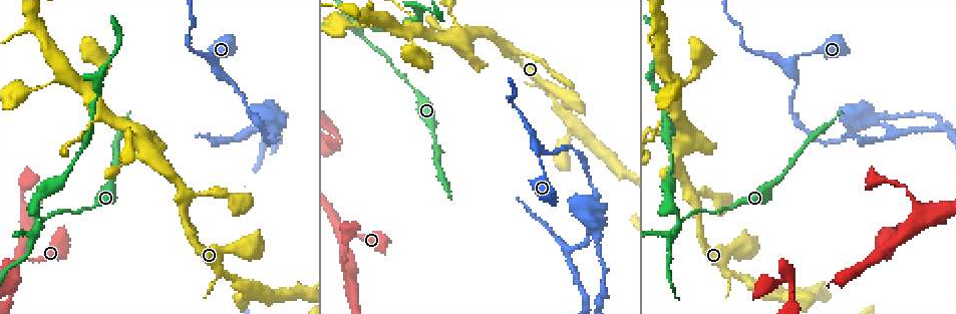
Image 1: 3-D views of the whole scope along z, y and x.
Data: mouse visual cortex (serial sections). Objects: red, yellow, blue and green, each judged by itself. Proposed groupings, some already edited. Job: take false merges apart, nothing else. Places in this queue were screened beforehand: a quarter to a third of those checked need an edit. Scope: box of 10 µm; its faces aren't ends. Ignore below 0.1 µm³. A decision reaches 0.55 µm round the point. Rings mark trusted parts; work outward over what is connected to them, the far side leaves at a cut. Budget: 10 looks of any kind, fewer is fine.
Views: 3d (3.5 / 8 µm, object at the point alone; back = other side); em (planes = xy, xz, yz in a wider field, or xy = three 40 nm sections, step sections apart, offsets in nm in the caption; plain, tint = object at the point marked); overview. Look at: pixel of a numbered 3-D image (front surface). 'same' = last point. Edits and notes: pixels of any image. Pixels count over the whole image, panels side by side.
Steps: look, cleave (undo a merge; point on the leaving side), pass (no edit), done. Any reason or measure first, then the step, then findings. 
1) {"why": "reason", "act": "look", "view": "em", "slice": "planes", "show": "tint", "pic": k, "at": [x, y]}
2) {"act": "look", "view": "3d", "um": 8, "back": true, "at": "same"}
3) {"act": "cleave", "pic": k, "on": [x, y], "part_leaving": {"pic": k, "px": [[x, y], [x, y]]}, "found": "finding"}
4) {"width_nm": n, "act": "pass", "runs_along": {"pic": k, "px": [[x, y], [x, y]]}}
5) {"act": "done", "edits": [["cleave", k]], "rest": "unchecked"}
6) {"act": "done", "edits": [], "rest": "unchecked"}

{"act": "look", "view": "3d", "um": 3.5, "pic": 1, "at": [213, 64]}

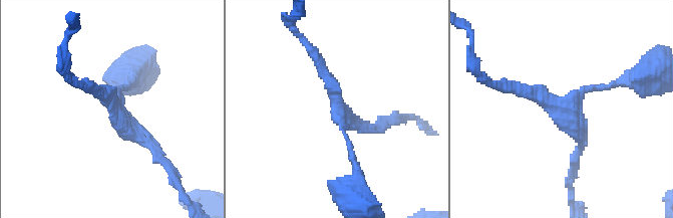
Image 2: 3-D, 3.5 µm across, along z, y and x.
{"arms": 3, "arm_widths_nm": [100, 150, 200], "act": "look", "view": "em", "slice": "planes", "show": "tint", "pic": 2, "at": [338, 118]}

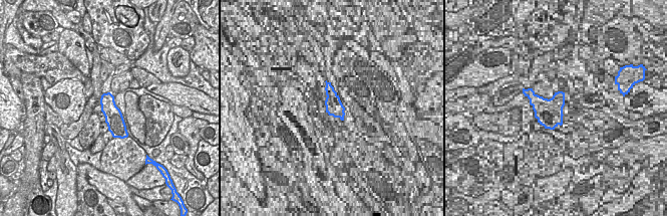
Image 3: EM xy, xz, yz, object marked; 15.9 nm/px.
{"width_nm": 280, "act": "pass", "runs_along": {"pic": 2, "px": [[625, 81], [586, 87], [571, 102], [579, 152]]}, "found": "all the same cell"}

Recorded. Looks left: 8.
{"why": "narrows sharply", "act": "look", "view": "3d", "um": 3.5, "pic": 1, "at": [190, 32]}

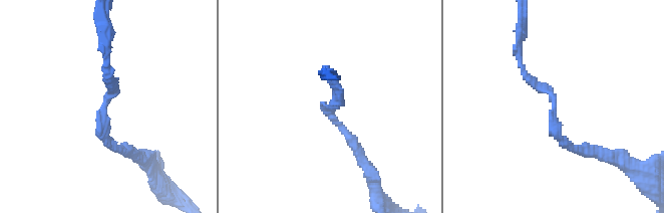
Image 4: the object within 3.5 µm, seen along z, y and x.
{"act": "look", "view": "em", "slice": "xy", "step": 3, "show": "tint", "pic": 4, "at": [105, 101]}

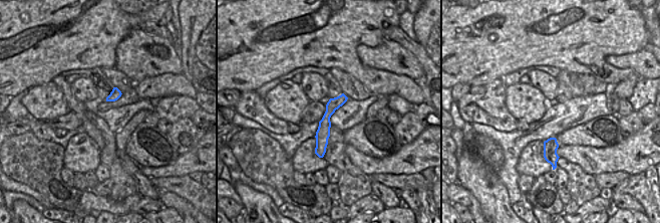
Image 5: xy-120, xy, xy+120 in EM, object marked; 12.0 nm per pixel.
{"arm_widths_nm": [100, 100], "act": "pass", "runs_along": {"pic": 5, "px": [[343, 97], [326, 117], [320, 154]]}, "found": "one cell here"}

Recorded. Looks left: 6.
{"act": "look", "view": "3d", "um": 3.5, "pic": 1, "at": [590, 180]}

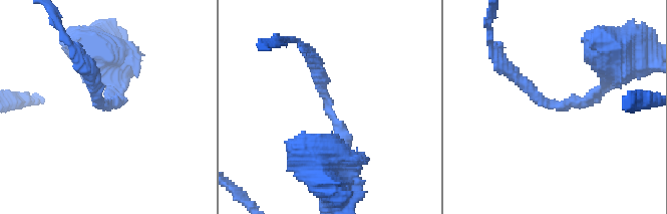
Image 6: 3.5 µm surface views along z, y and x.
{"arm_widths_nm": [150, 200], "act": "look", "view": "em", "slice": "xy", "step": 1, "show": "tint", "pic": 6, "at": [106, 104]}

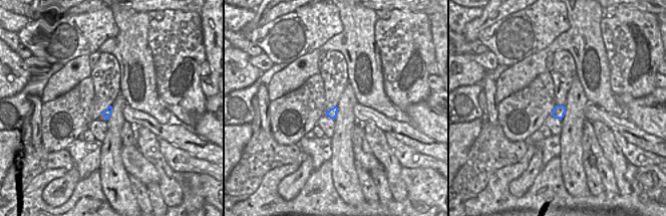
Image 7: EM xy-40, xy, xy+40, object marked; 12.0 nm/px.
{"act": "cleave", "pic": 6, "on": [320, 189], "part_leaving": {"pic": 6, "px": [[336, 122], [330, 202]]}, "found": "a second cell is stuck on"}

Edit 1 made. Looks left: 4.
{"act": "look", "view": "overview"}

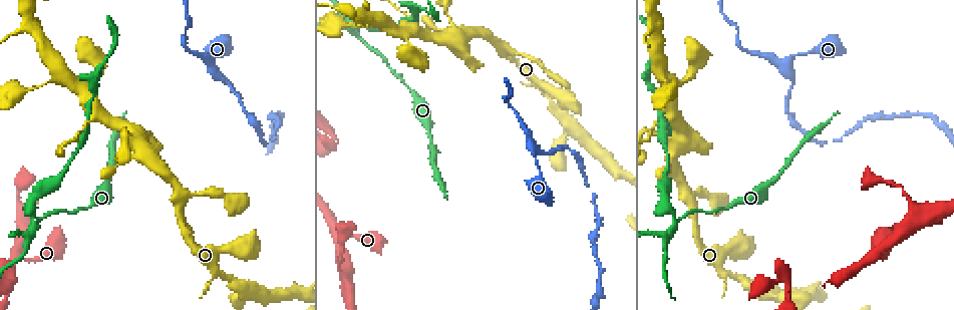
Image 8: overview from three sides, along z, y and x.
{"why": "three arms meet", "act": "look", "view": "3d", "um": 3.5, "back": true, "pic": 8, "at": [679, 221]}

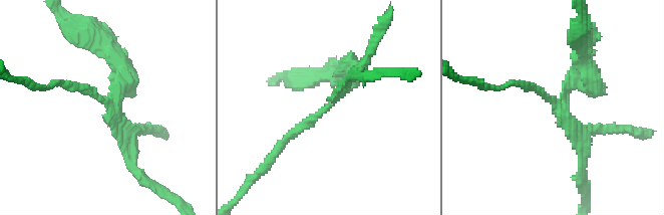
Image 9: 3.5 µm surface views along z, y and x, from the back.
{"arms": 3, "arm_widths_nm": [150, 200, 300], "why": "shape alone is not enough", "act": "look", "view": "em", "slice": "xy", "step": 3, "show": "tint", "pic": 9, "at": [557, 104]}

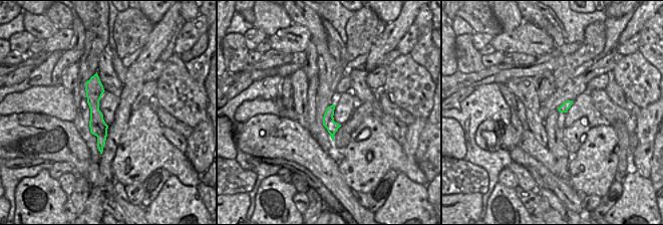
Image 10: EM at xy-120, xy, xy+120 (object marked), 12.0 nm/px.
{"act": "cleave", "pic": 9, "on": [578, 71], "part_leaving": {"pic": 9, "px": [[563, 103], [583, 73], [581, 33]]}, "found": "two cells meet here"}

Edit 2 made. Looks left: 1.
{"act": "done", "edits": [["cleave", 6], ["cleave", 9]], "rest": "unchecked"}

